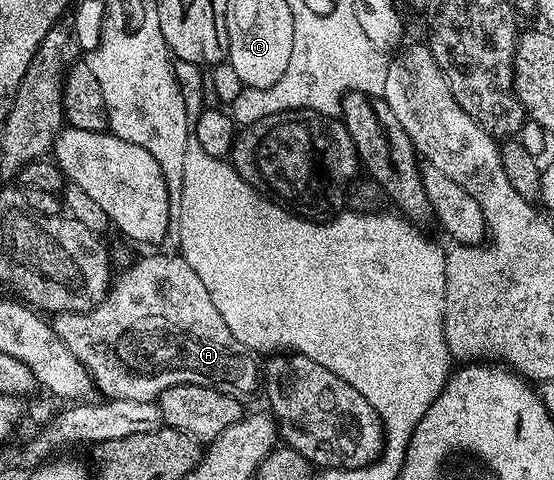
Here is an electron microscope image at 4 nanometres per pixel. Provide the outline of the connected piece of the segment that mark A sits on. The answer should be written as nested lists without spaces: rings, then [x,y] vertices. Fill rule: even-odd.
[[[179,253],[148,255],[138,260],[129,271],[115,276],[107,297],[93,311],[62,311],[51,320],[51,324],[66,349],[78,357],[91,375],[95,390],[101,391],[105,400],[153,401],[167,387],[191,383],[206,385],[218,389],[218,393],[243,400],[244,395],[258,391],[262,379],[261,364],[258,359],[256,363],[252,356],[255,354],[236,339],[233,331],[226,329],[226,321],[222,321],[218,309],[214,309],[214,301],[210,301],[202,277],[190,269]]]

